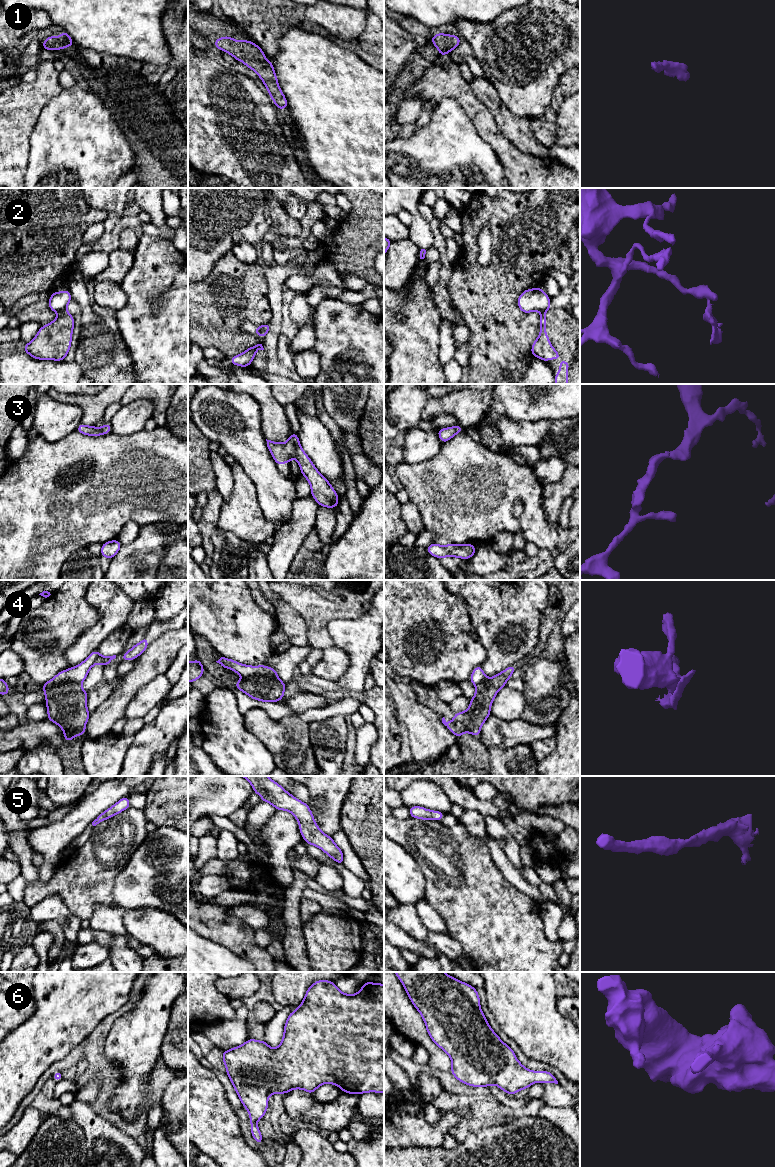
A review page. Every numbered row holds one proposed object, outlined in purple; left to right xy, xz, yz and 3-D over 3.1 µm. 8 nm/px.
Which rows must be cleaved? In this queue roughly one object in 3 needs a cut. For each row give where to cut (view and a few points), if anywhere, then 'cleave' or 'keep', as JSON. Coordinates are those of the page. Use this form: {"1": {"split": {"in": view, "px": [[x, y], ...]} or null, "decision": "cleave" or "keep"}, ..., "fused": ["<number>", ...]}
{"1": {"split": null, "decision": "keep"}, "2": {"split": {"in": "xy", "px": [[65, 309], [58, 312]]}, "decision": "cleave"}, "3": {"split": null, "decision": "keep"}, "4": {"split": {"in": "xy", "px": [[80, 683], [61, 682], [57, 686], [44, 691]]}, "decision": "cleave"}, "5": {"split": null, "decision": "keep"}, "6": {"split": null, "decision": "keep"}, "fused": ["2", "4"]}

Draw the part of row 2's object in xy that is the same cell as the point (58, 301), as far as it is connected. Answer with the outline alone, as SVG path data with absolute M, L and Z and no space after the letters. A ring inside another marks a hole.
M64 290L61 292L53 292L49 298L48 305L52 311L59 313L66 310L70 301L72 301L72 297L69 290Z

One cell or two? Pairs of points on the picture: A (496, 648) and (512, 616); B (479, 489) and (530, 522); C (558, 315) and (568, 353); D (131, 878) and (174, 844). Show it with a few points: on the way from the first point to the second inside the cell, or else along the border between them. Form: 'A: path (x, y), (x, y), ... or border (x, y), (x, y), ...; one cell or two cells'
A: path (505, 642), (507, 640), (508, 625); one cell
B: path (492, 502), (512, 522), (517, 522); one cell
C: path (558, 324), (559, 344); one cell
D: path (142, 876), (163, 855); one cell

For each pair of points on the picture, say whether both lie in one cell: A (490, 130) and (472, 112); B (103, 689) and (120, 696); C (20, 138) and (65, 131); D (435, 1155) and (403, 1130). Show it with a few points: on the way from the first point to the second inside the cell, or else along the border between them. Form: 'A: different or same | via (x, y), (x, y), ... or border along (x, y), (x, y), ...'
A: same | via (486, 126), (476, 116)
B: different | border along (123, 675), (113, 693), (96, 709)
C: different | border along (40, 114), (30, 137), (30, 154), (27, 159)
D: different | border along (441, 1145), (436, 1147), (408, 1146), (402, 1148)

